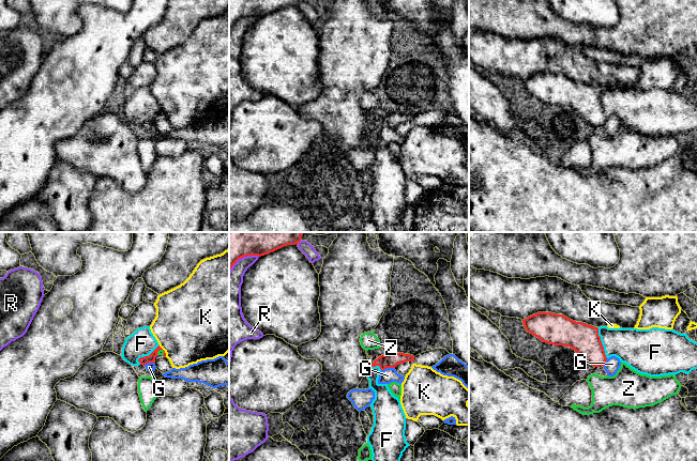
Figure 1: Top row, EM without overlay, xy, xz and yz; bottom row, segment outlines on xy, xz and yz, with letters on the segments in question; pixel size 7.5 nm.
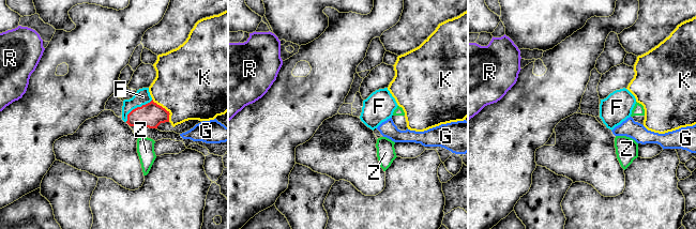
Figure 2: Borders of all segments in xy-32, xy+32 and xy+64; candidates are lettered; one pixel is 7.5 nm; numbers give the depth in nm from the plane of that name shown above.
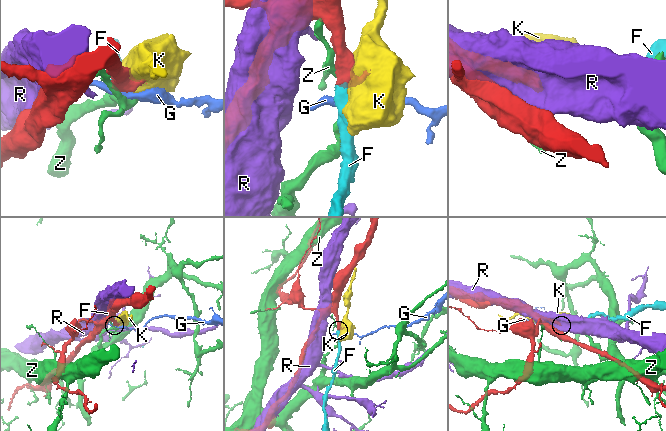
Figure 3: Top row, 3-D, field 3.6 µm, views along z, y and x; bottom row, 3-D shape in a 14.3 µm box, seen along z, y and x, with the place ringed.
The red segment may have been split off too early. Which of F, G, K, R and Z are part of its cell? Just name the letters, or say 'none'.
F

